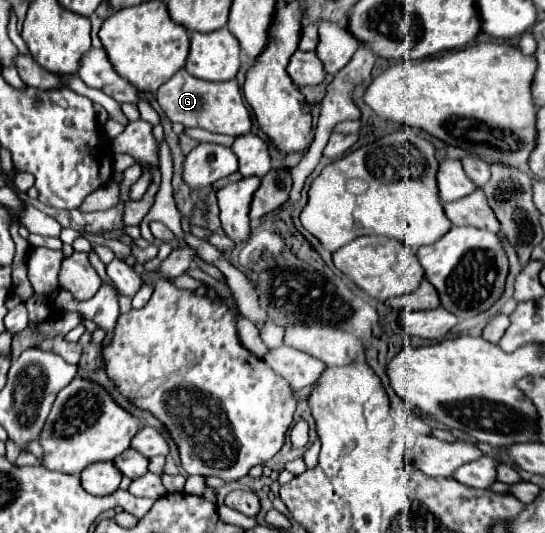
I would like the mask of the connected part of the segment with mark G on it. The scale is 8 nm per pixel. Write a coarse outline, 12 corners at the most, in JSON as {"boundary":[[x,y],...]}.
{"boundary":[[179,70],[157,90],[171,122],[249,134],[237,80]]}

